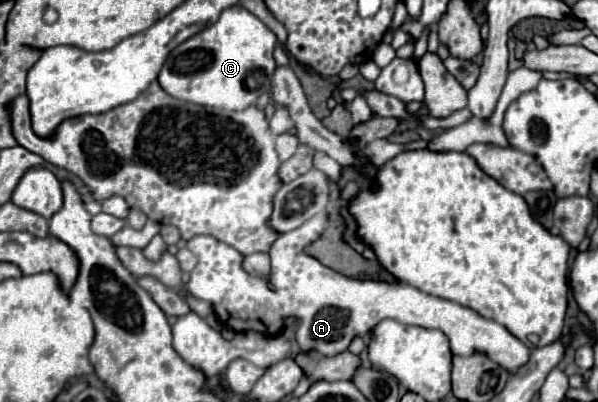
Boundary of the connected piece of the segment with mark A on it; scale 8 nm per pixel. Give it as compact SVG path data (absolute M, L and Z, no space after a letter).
M319 213L299 229L279 235L269 249L271 271L267 279L247 275L242 268L244 256L232 247L225 248L215 237L193 237L187 243L187 249L197 255L199 263L191 271L191 279L179 289L179 295L209 301L215 307L219 321L237 333L251 329L265 335L275 335L285 329L287 317L295 317L299 321L295 339L303 353L335 357L347 351L355 337L365 337L369 331L373 331L379 321L395 319L405 325L439 329L449 337L453 355L473 355L479 351L489 355L509 373L517 371L529 361L529 347L525 343L515 339L501 323L485 319L473 309L427 295L403 283L357 281L309 257L303 247L321 235L325 223L327 215Z

